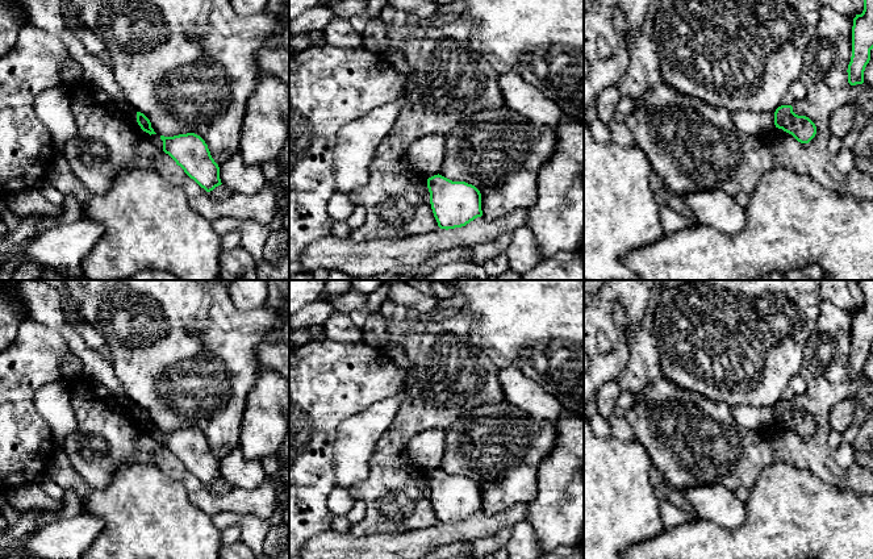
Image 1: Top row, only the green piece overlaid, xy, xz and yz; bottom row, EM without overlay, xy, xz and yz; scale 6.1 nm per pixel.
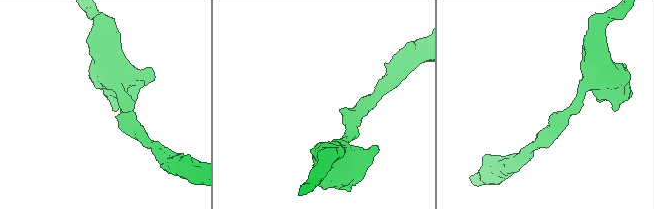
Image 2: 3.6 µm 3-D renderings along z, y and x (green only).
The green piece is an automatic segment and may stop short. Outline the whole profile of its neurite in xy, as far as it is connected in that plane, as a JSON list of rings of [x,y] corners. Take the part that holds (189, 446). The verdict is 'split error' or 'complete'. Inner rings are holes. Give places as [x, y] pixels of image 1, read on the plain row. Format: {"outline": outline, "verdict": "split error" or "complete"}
{"outline": [[[187,427],[174,431],[160,430],[160,434],[163,435],[163,446],[206,487],[222,479],[220,462],[200,430]]], "verdict": "complete"}

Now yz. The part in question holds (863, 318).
{"outline": [[[857,280],[864,295],[864,305],[856,309],[852,321],[852,351],[848,359],[848,377],[864,377],[864,366],[873,343],[873,280]]], "verdict": "complete"}

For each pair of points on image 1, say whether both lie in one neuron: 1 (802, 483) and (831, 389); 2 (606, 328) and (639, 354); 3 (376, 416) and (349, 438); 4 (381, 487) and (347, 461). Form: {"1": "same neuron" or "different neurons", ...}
{"1": "different neurons", "2": "different neurons", "3": "same neuron", "4": "different neurons"}

